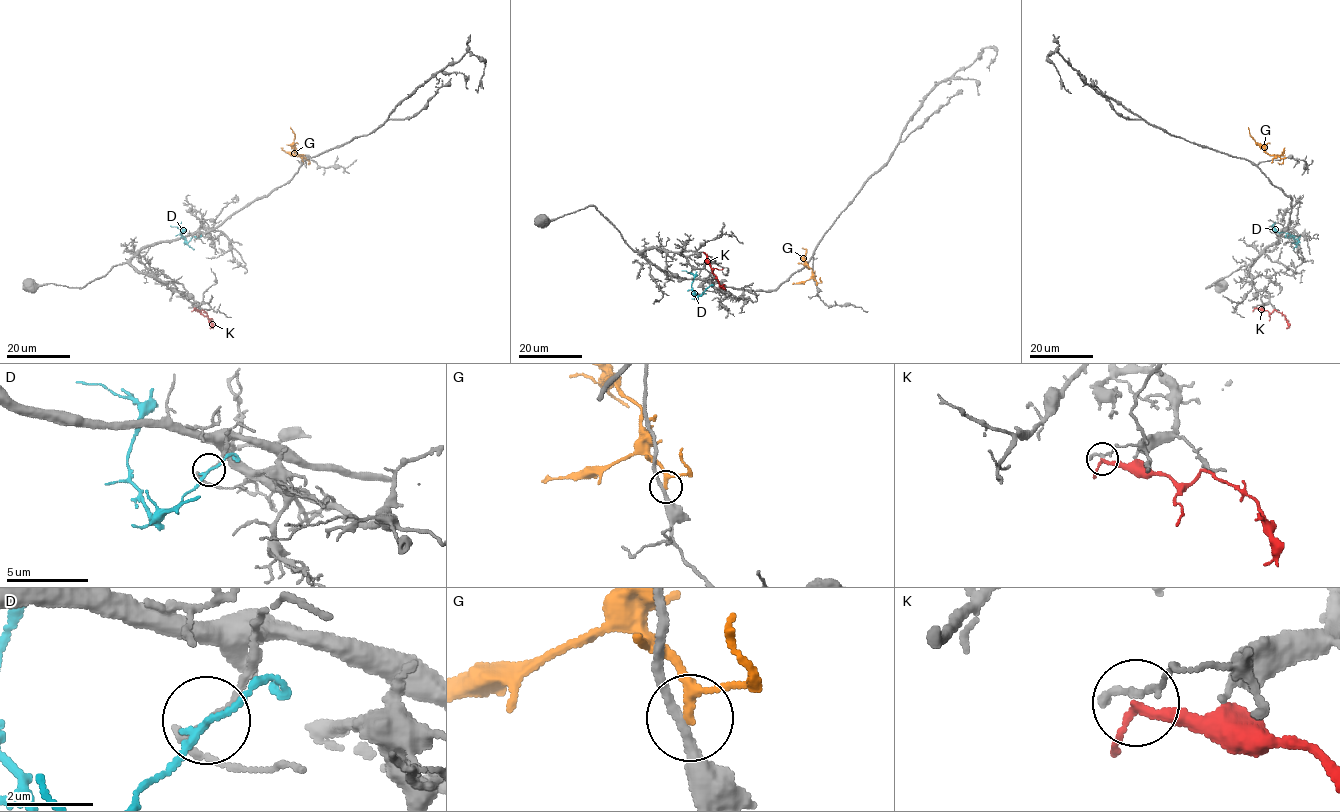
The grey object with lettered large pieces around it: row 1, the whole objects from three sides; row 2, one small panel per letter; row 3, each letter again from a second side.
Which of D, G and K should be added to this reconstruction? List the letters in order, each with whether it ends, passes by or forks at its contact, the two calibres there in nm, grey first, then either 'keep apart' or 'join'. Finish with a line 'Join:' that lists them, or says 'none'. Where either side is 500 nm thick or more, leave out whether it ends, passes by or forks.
D: it passes by | 120/160 nm | join
G: it passes by | 220/200 nm | keep apart
K: it passes by | 120/190 nm | keep apart
Join: D

